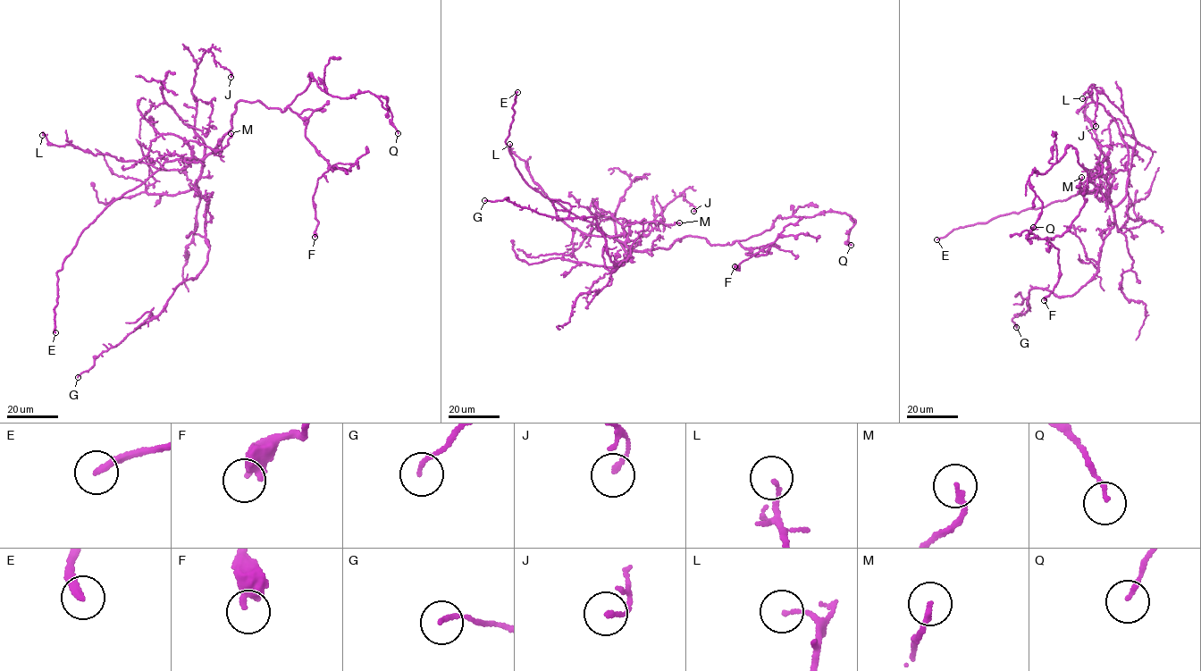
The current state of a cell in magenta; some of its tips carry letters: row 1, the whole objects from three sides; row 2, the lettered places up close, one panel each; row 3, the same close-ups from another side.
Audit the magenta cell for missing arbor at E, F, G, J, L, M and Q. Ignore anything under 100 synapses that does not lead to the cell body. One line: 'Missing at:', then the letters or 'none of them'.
Missing at: E

